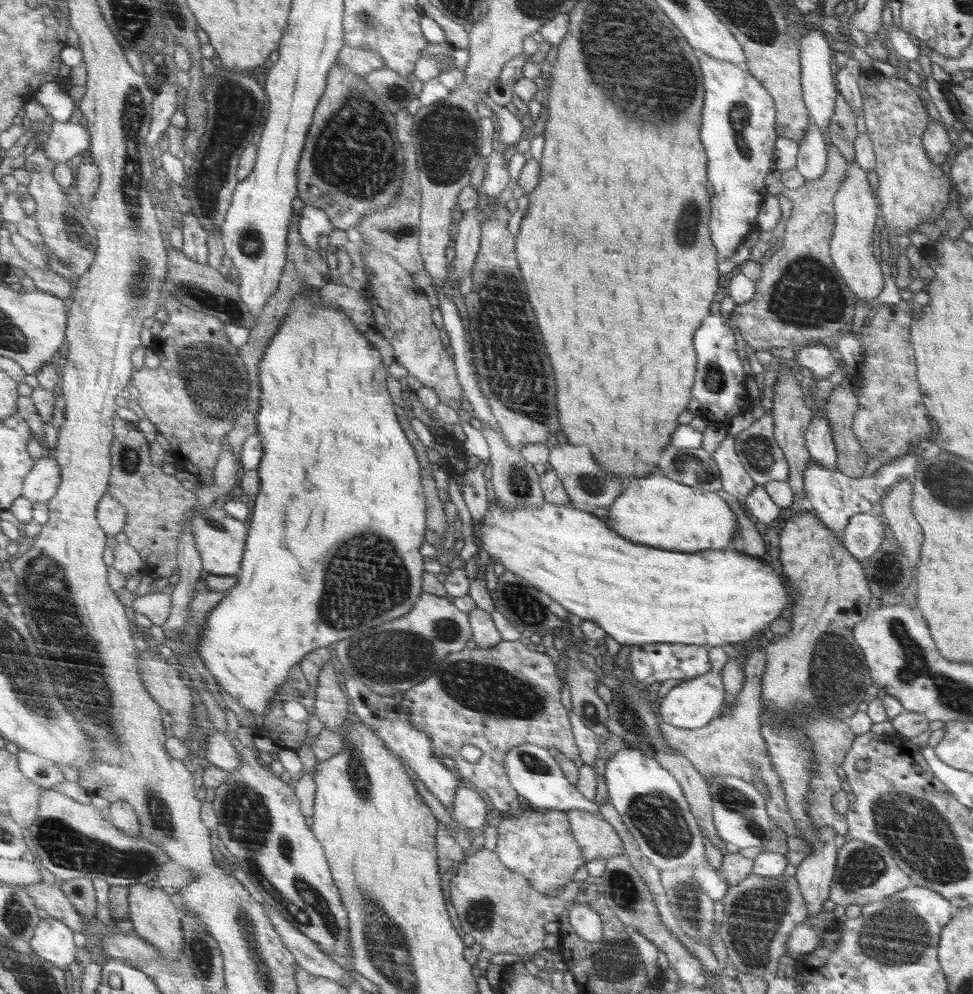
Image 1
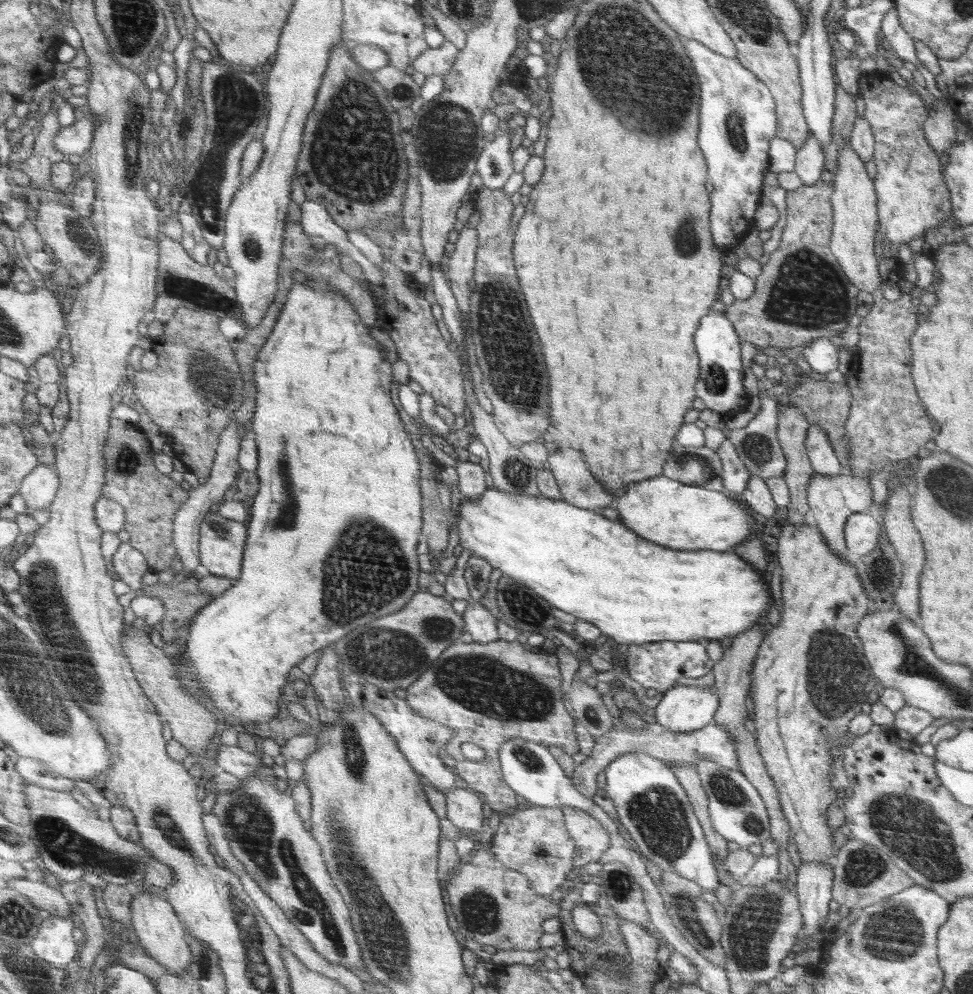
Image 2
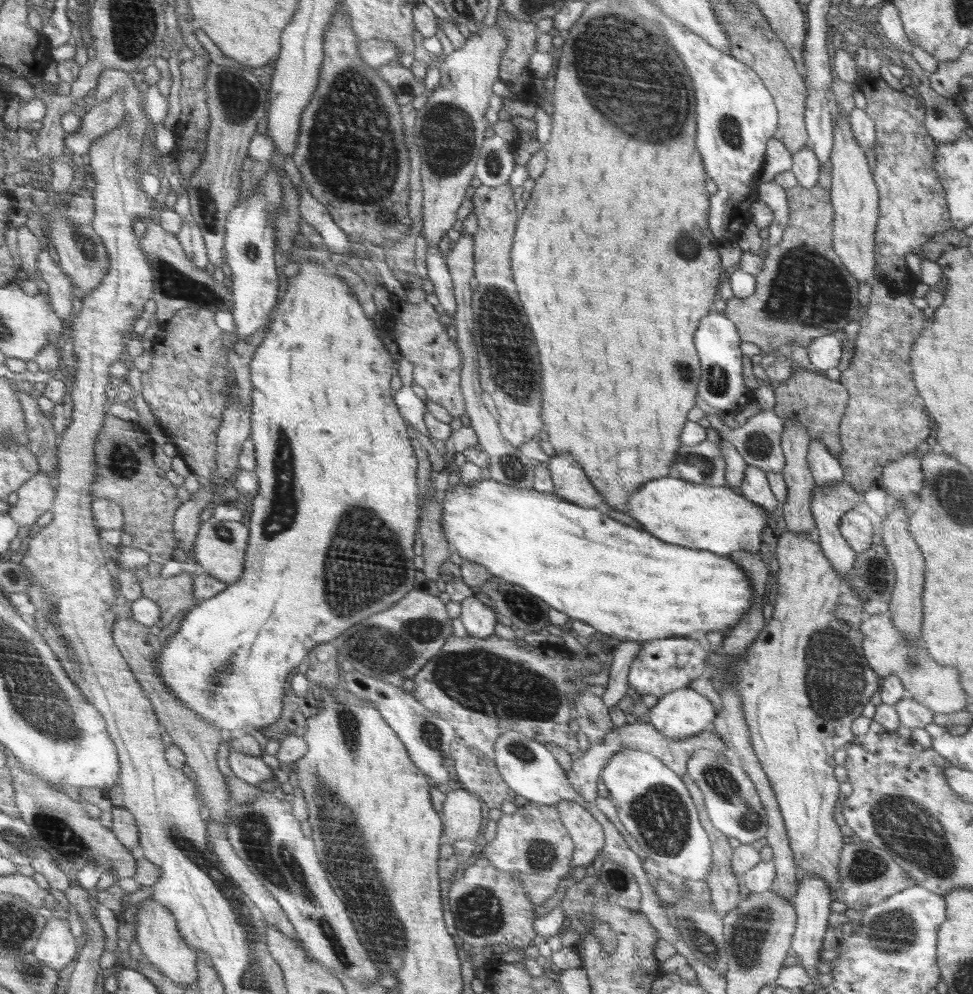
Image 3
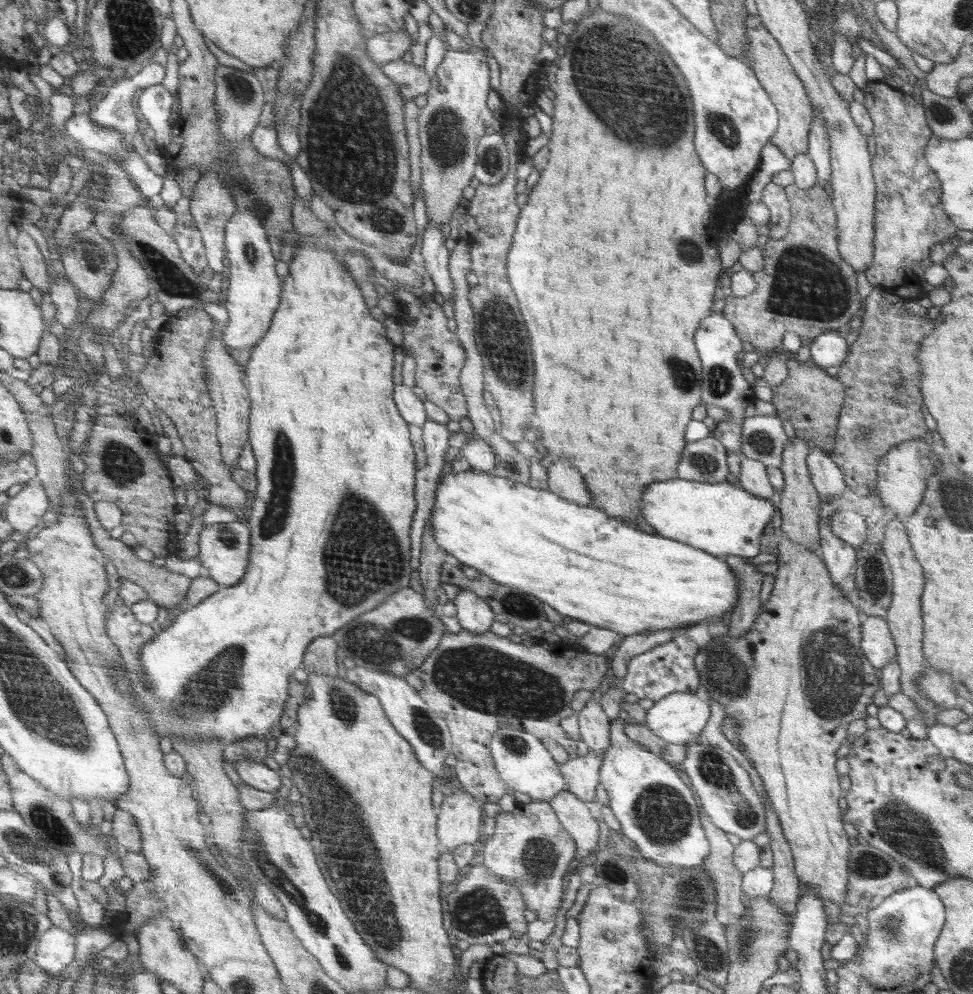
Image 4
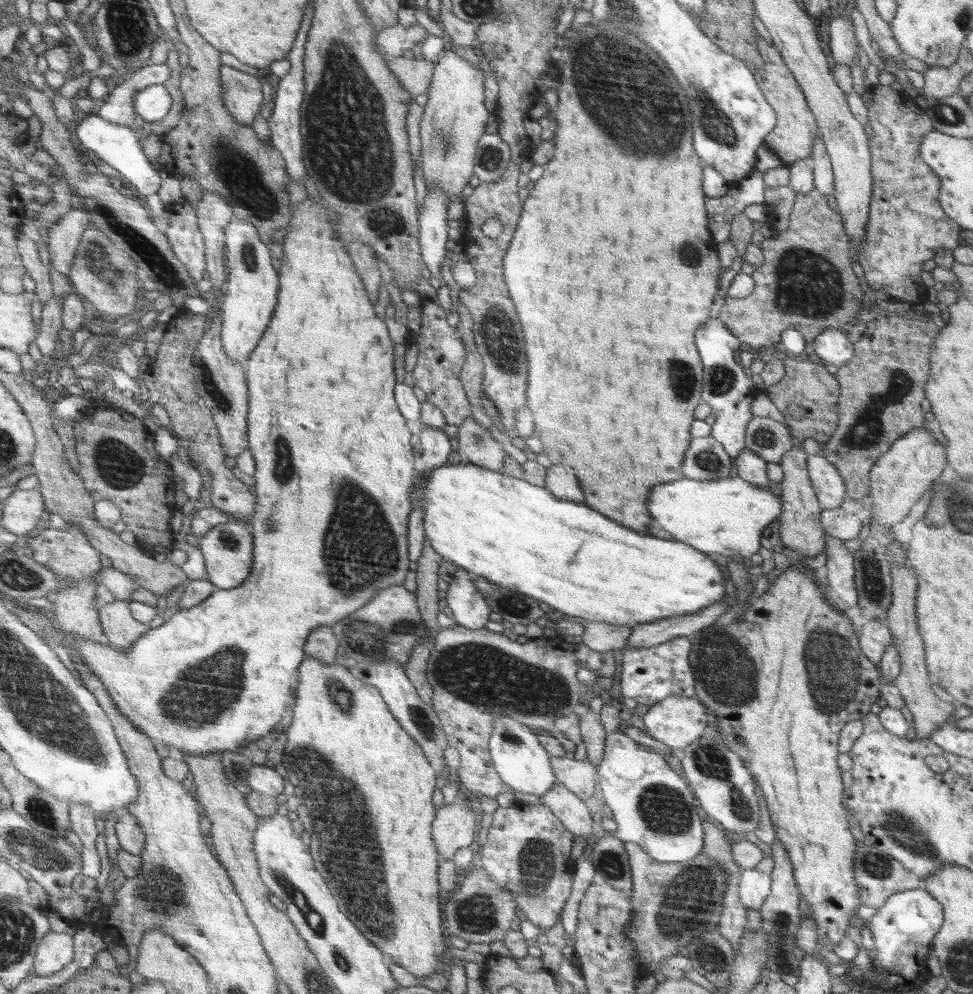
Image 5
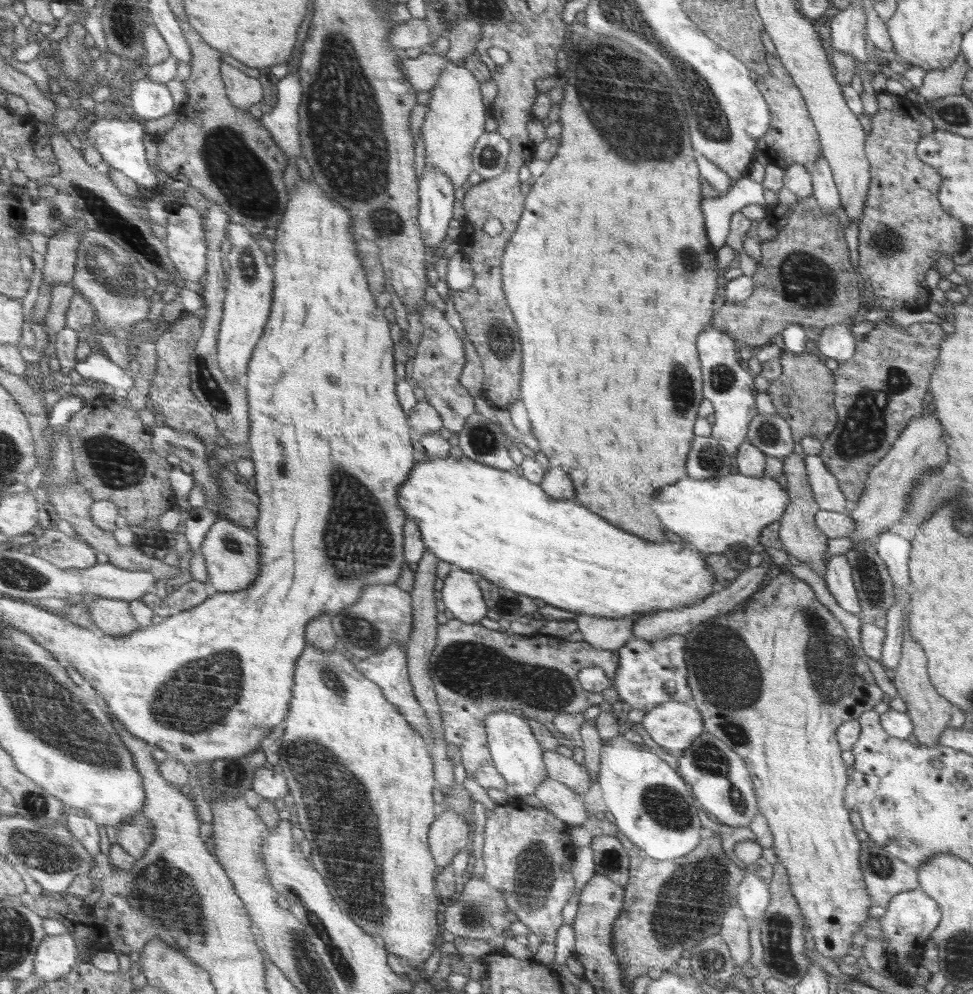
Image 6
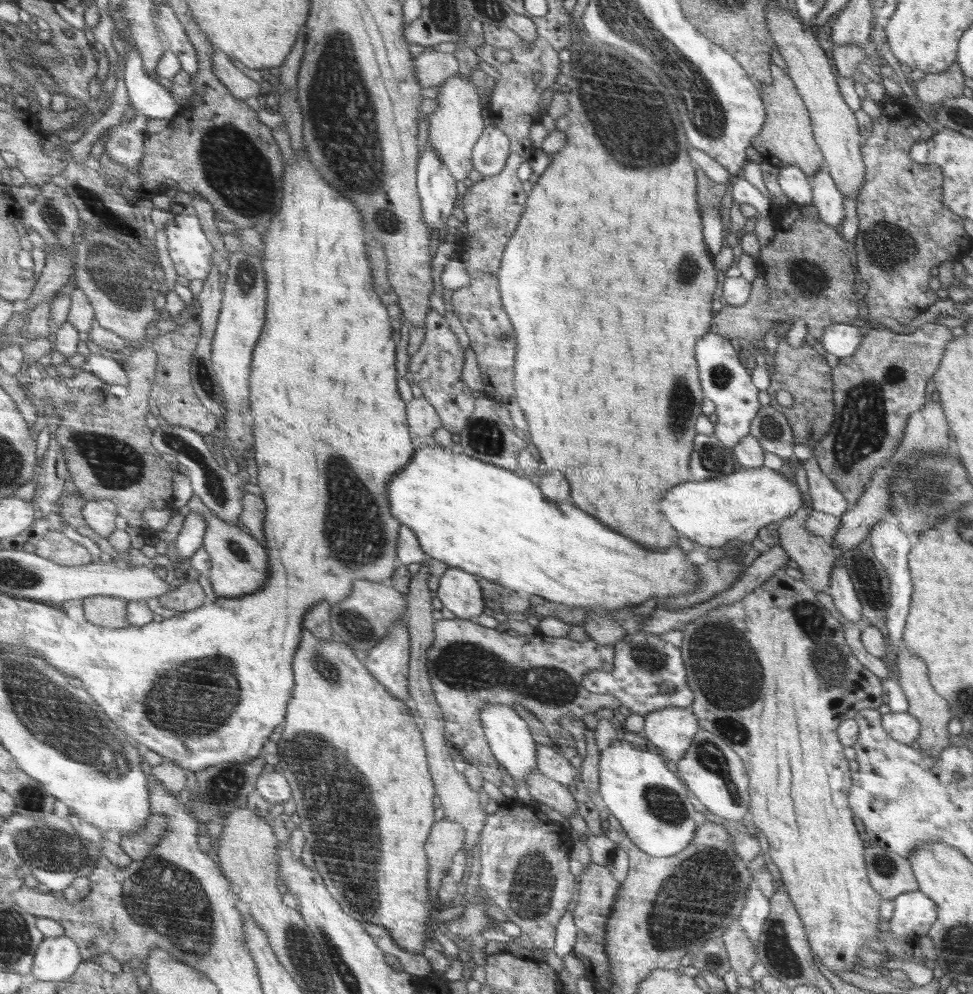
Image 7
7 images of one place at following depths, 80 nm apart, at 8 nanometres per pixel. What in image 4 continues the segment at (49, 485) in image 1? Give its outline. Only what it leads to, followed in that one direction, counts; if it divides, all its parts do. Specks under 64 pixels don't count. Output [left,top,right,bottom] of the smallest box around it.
[2,481,49,538]

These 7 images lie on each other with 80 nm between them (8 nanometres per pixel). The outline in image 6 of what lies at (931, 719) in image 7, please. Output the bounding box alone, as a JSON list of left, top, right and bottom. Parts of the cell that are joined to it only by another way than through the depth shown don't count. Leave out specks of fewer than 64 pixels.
[891,630,957,748]

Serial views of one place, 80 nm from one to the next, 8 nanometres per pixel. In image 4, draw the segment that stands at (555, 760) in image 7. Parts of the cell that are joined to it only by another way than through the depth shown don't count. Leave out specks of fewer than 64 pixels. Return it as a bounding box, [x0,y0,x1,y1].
[560,750,604,803]

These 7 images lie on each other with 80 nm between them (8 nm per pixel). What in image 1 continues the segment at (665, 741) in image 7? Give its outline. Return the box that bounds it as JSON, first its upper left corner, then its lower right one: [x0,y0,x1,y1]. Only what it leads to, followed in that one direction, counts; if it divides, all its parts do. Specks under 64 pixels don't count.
[659,646,728,730]

